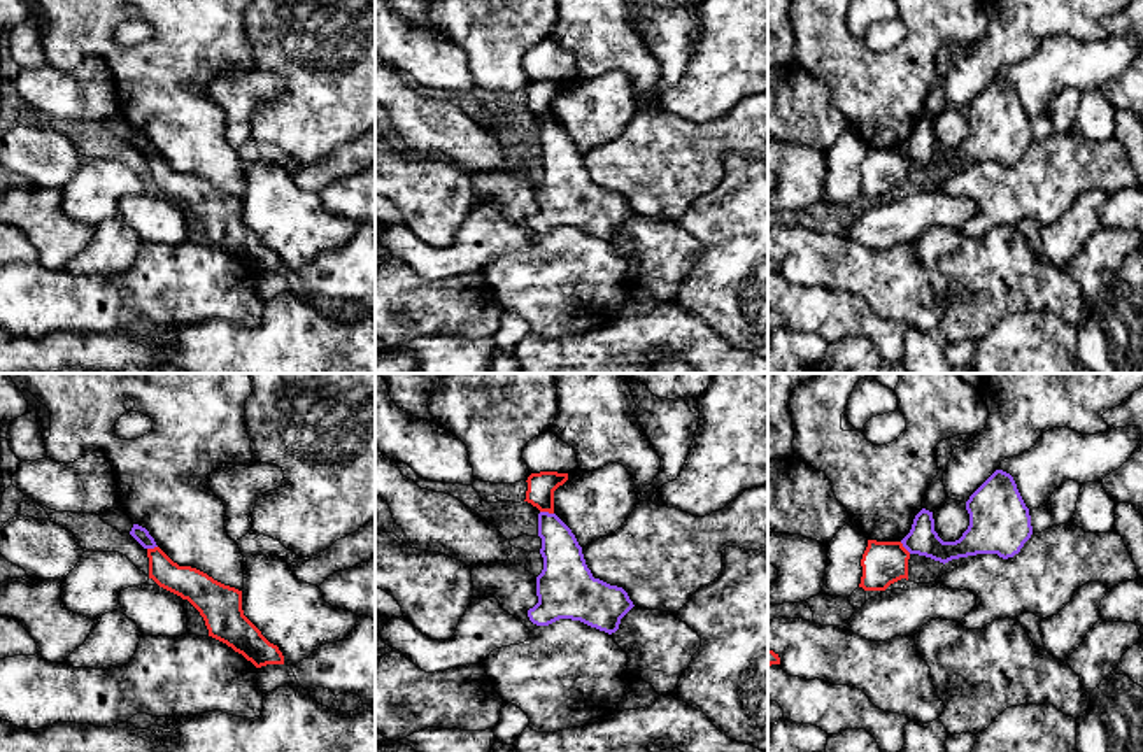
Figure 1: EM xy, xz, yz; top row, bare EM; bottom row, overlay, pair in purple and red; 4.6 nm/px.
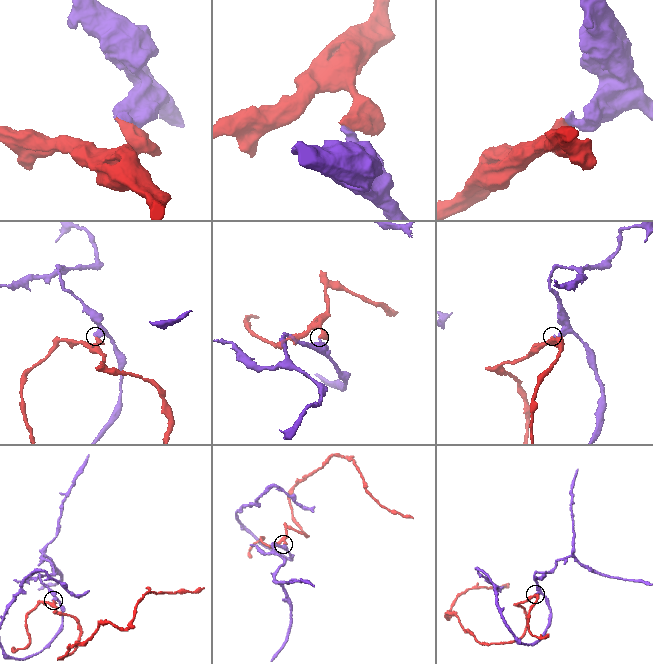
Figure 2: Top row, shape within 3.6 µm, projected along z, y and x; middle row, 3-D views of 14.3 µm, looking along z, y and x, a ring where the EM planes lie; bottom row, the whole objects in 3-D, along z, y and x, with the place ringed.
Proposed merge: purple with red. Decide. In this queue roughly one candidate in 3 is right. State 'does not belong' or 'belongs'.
does not belong

